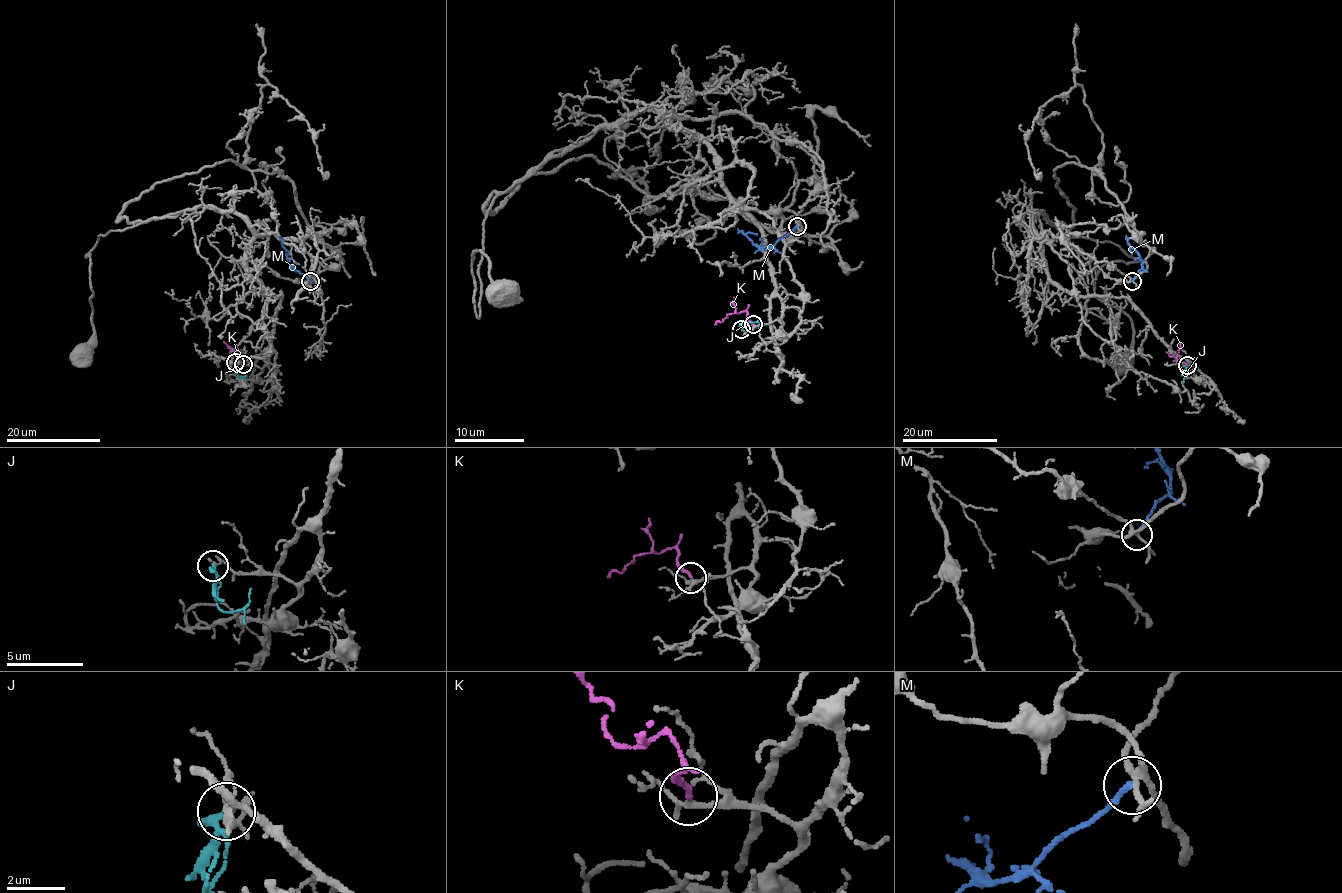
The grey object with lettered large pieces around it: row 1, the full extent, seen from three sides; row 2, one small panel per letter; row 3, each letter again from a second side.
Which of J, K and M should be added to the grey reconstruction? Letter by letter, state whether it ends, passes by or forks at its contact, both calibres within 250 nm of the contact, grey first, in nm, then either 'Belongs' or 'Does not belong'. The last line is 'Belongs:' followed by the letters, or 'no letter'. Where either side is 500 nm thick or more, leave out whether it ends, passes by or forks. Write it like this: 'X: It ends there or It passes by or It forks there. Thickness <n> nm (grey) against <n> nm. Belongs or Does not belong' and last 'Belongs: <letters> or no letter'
J: It passes by. Thickness 120 nm (grey) against 200 nm. Does not belong
K: It ends there. Thickness 190 nm (grey) against 200 nm. Belongs
M: It ends there. Thickness 200 nm (grey) against 180 nm. Does not belong
Belongs: K

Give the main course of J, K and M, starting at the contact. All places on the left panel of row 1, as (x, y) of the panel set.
J: (235, 363), (239, 377), (248, 370)
K: (244, 364), (241, 355), (232, 355), (231, 349), (223, 341)
M: (310, 281), (289, 265), (281, 236)

